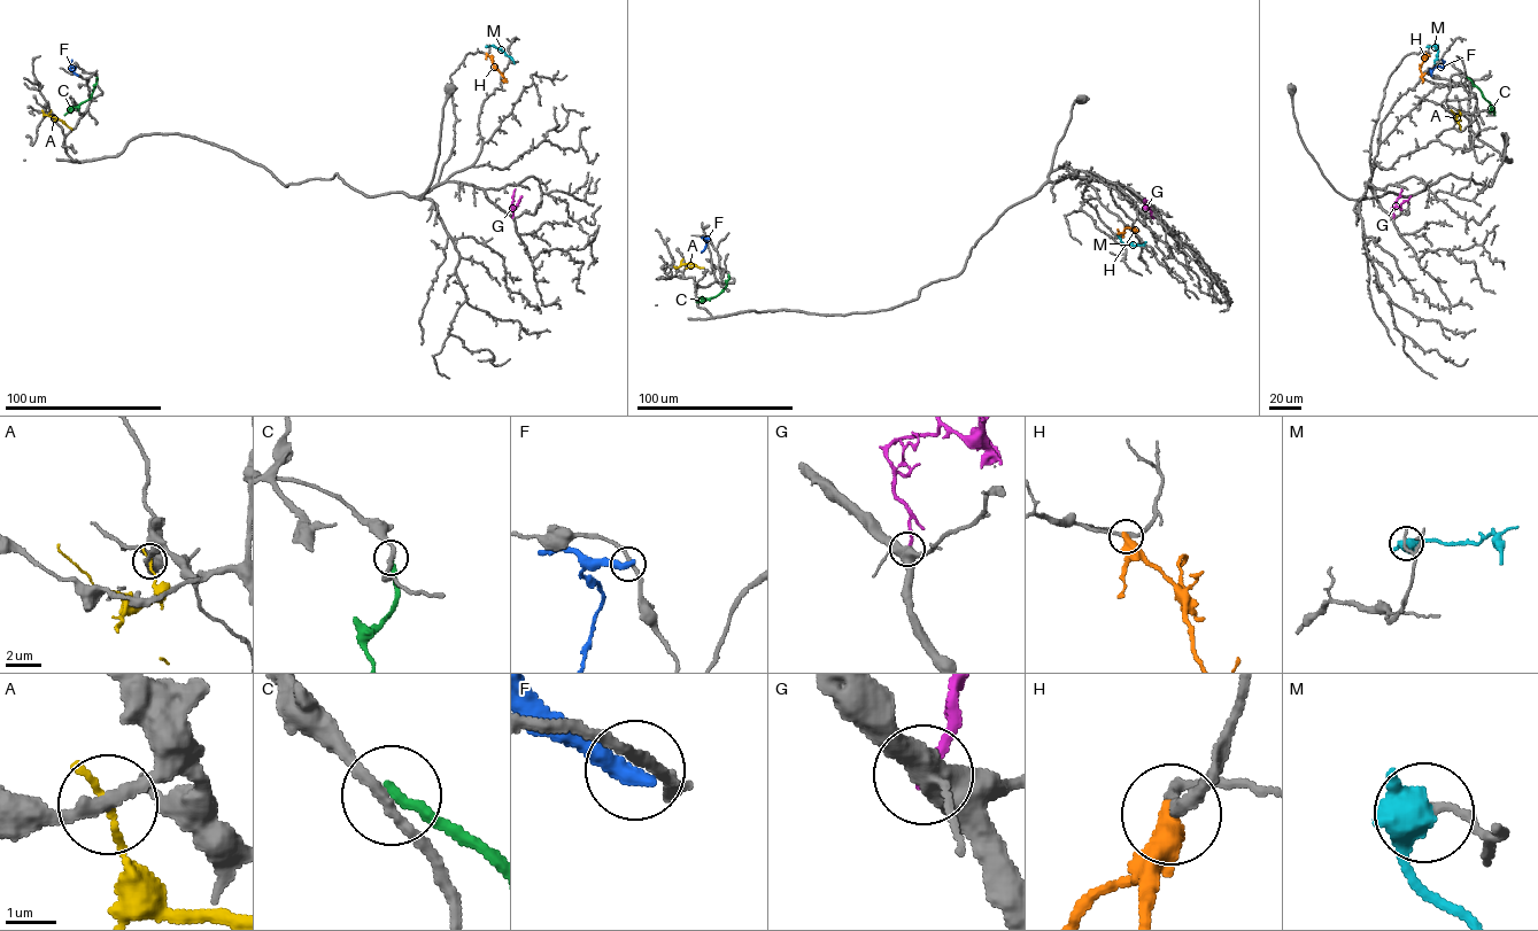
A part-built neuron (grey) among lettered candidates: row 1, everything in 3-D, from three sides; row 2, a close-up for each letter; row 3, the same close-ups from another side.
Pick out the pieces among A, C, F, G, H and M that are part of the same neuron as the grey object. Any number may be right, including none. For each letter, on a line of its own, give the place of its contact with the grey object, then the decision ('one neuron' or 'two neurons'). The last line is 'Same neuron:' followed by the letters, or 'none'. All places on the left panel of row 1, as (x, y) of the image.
A: (43, 111) | two neurons
C: (97, 77) | two neurons
F: (77, 75) | two neurons
G: (512, 217) | two neurons
H: (486, 53) | two neurons
M: (487, 46) | two neurons
Same neuron: none

